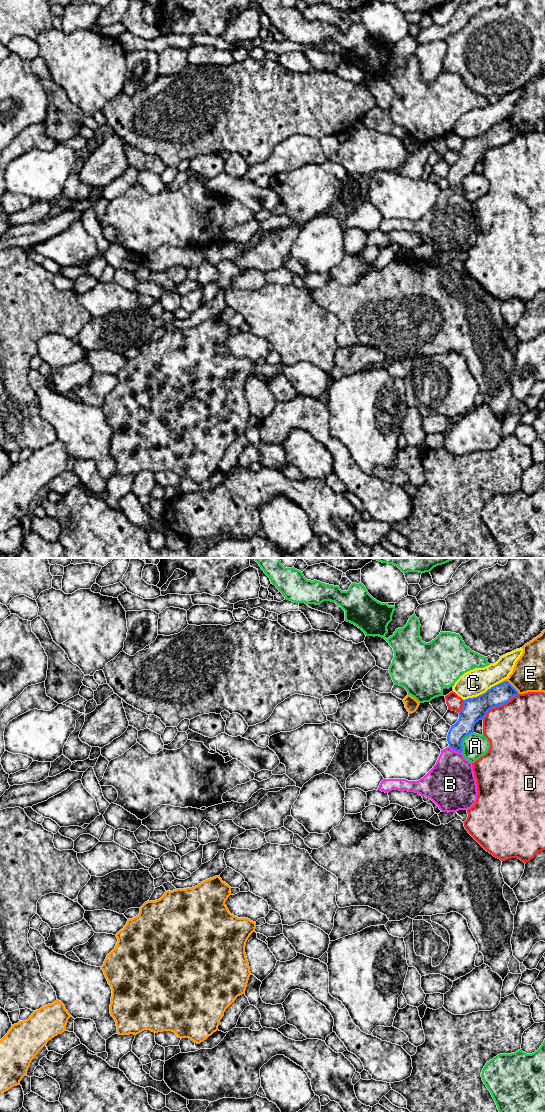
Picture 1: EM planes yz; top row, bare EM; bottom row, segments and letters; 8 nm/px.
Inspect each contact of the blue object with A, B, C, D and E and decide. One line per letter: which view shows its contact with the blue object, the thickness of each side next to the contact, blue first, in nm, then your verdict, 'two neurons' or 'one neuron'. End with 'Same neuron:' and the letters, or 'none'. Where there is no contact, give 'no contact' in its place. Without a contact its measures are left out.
A: yz | 170/190 nm | two neurons
B: yz | 150/360 nm | one neuron
C: yz | 190/220 nm | two neurons
D: yz | 190/460 nm | two neurons
E: yz | 170/260 nm | two neurons
Same neuron: B

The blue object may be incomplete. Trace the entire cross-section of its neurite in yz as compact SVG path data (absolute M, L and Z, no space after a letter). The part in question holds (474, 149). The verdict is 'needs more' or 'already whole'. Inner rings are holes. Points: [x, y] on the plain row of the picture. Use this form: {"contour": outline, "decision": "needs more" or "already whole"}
{"contour": "M504 121L477 137L465 139L458 161L448 172L449 186L441 190L433 208L418 221L383 219L378 230L418 233L431 239L442 252L470 249L476 243L478 231L472 203L462 193L463 179L474 172L475 164L484 160L490 149L506 144L517 135L518 131Z", "decision": "needs more"}

